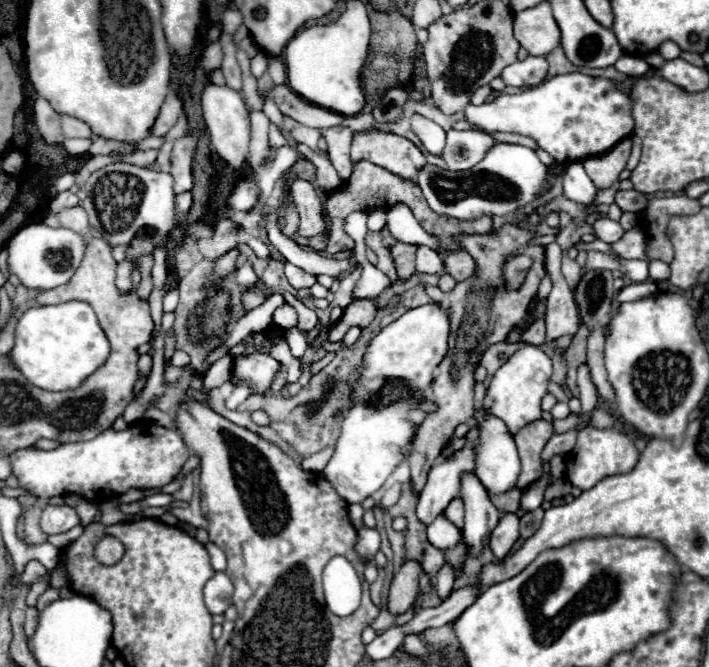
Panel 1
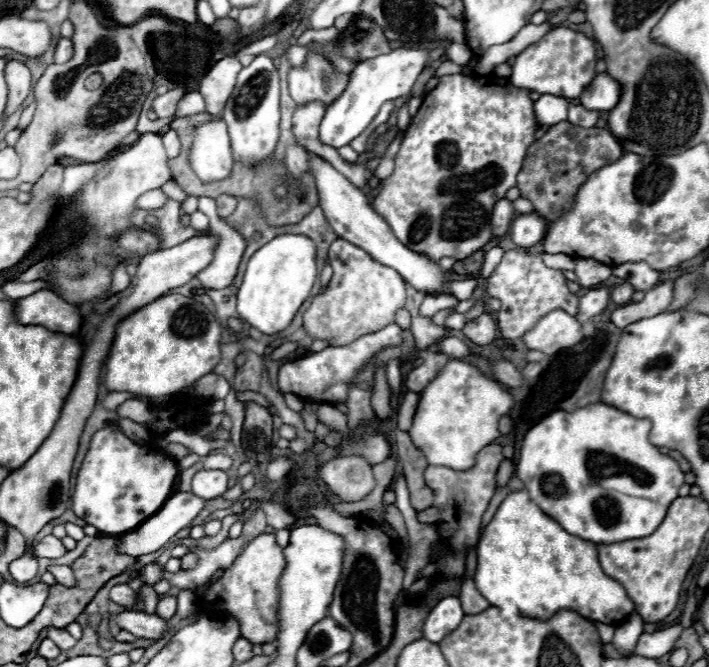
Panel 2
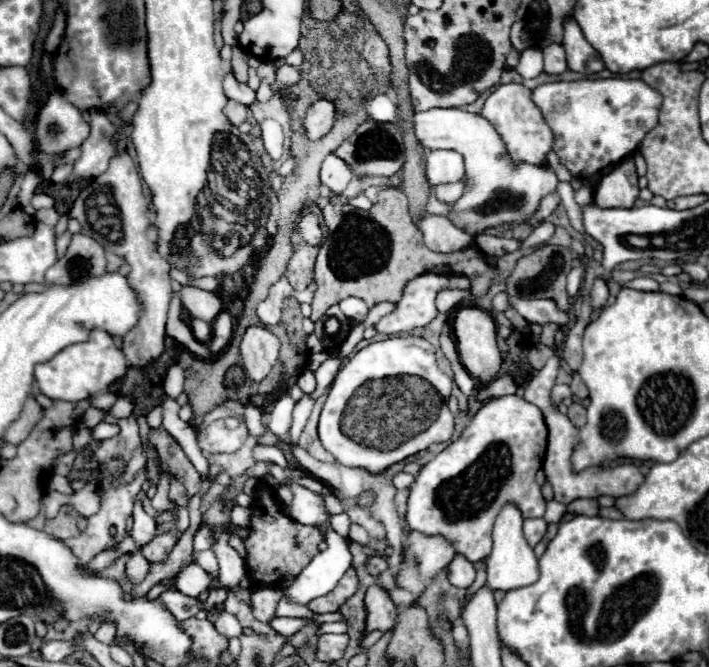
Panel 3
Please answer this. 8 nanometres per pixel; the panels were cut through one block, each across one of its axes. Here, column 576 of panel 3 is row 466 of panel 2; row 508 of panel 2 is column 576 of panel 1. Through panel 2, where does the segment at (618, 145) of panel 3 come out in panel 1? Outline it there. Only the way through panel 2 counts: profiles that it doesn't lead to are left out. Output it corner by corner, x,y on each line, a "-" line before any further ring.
580,72
548,78
540,86
522,90
518,94
500,94
494,102
484,102
480,106
468,104
464,108
464,118
484,132
514,132
530,136
532,140
538,142
542,150
546,150
560,164
608,152
618,140
630,136
634,130
634,120
630,116
630,96
622,94
612,80
592,78

